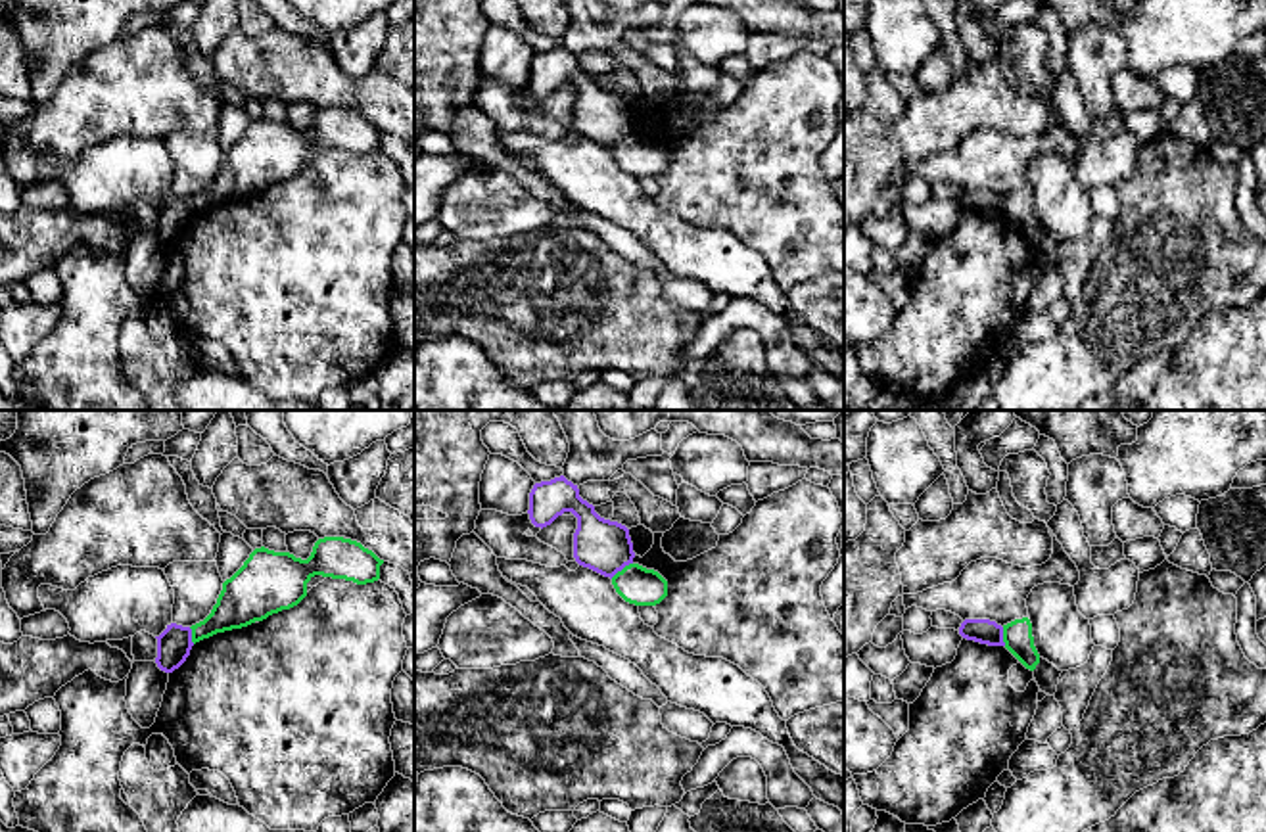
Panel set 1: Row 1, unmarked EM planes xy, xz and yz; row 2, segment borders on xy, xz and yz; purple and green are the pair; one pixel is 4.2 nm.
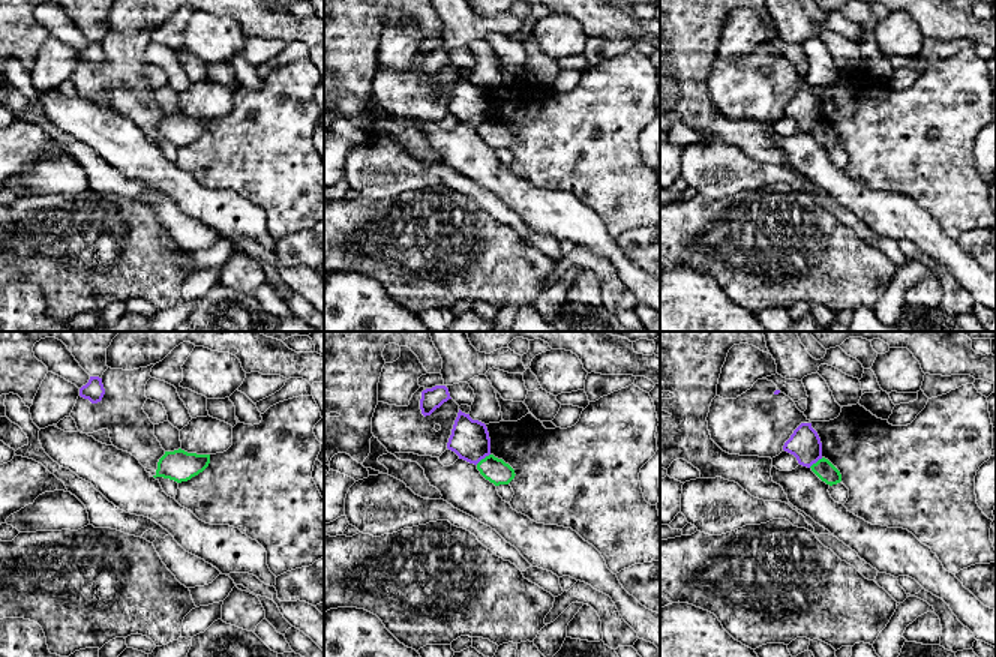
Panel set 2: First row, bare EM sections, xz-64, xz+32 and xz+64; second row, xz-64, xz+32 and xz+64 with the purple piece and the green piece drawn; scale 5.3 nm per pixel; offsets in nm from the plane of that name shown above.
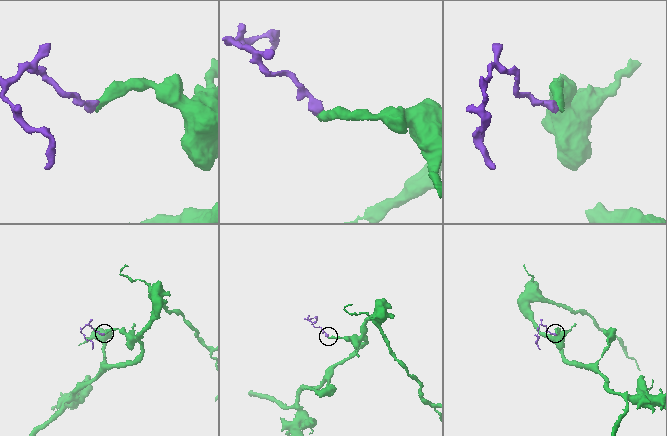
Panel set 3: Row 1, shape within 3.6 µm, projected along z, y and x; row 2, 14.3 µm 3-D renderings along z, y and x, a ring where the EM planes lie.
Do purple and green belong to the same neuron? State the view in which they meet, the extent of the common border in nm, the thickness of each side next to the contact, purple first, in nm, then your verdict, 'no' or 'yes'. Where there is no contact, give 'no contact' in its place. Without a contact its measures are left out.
contact in xz; length 120 nm; calibres 220 and 160 nm; yes

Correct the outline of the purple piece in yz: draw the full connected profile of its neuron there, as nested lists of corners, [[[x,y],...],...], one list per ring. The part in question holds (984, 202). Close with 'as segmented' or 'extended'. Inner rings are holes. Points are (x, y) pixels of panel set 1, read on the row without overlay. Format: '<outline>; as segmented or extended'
[[[1028,188],[1015,190],[1003,197],[990,190],[965,190],[959,205],[988,217],[1005,217],[1030,242],[1040,234]]]; extended

